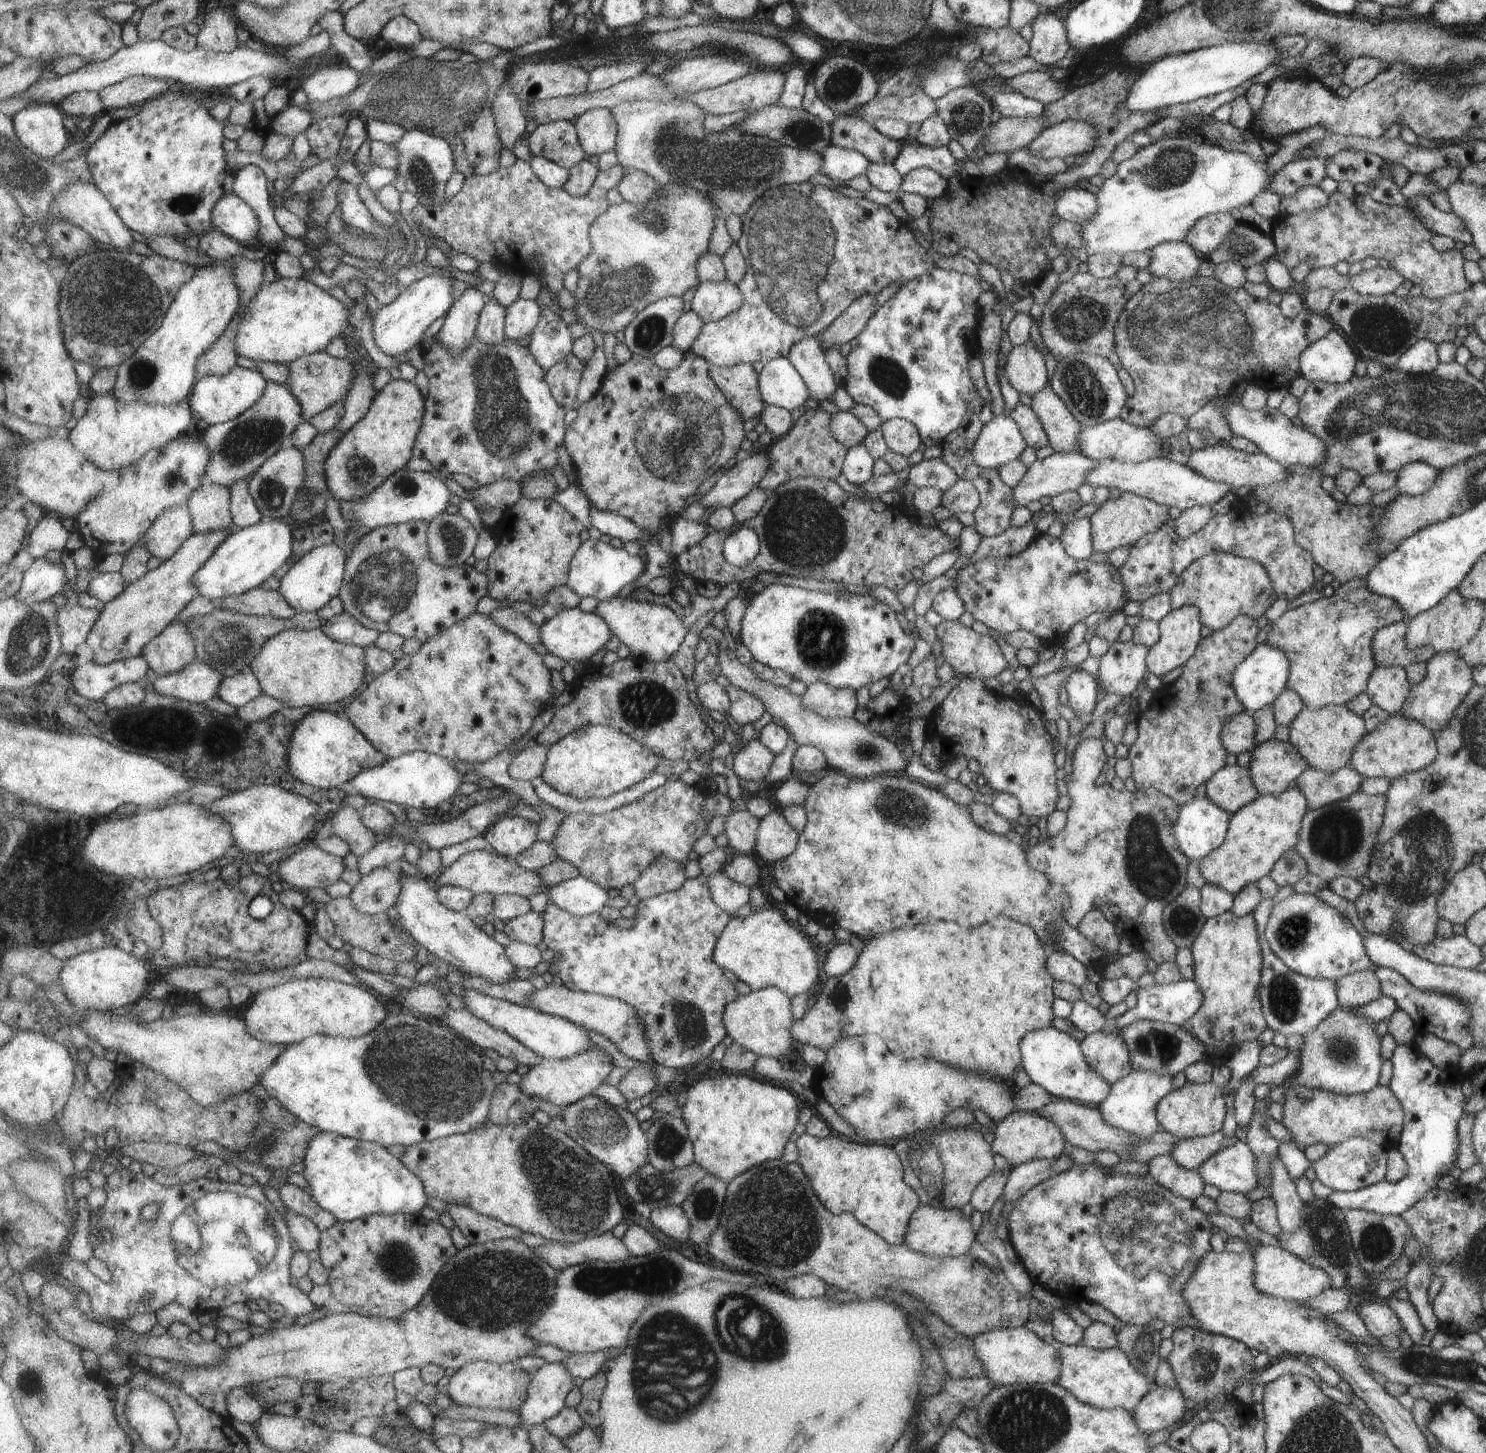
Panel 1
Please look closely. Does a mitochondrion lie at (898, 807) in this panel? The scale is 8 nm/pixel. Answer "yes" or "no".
yes

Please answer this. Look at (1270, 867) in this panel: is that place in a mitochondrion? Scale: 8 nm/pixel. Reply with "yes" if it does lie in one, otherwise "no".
no

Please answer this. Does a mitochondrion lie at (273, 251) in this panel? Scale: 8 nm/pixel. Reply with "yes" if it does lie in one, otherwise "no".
no

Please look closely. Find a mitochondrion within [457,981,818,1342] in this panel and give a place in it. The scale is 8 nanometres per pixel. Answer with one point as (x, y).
(576, 1198)

